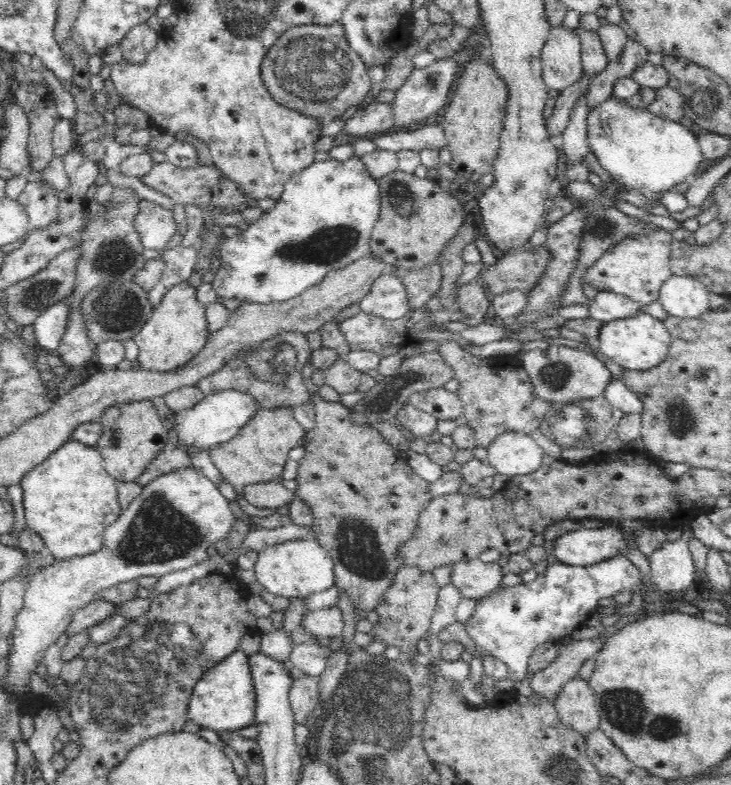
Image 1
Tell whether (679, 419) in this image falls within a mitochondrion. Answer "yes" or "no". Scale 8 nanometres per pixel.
yes

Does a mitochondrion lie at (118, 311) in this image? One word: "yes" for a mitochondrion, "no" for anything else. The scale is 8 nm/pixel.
yes

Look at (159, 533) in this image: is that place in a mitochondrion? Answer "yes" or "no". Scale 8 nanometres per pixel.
yes

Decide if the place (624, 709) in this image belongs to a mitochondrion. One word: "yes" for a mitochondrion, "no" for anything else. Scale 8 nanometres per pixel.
yes

